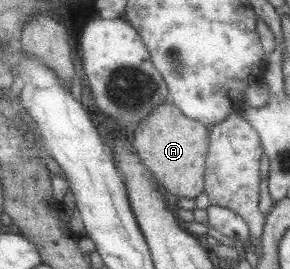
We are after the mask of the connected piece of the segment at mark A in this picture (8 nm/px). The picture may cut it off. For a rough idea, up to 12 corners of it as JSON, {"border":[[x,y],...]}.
{"border":[[170,102],[135,149],[176,197],[202,192],[208,130]]}

